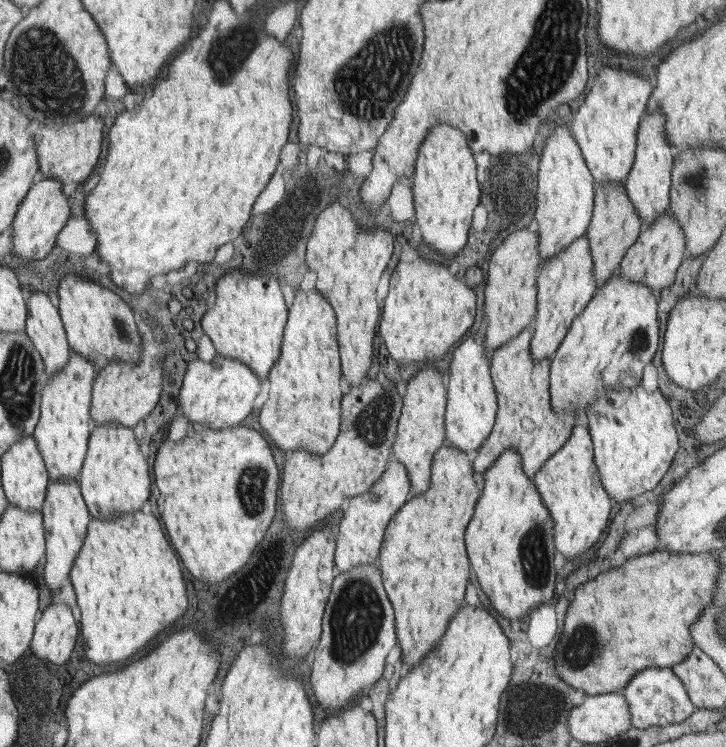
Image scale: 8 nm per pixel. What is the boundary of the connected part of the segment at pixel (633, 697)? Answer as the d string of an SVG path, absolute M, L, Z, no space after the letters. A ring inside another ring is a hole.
M650 667L641 670L626 688L618 690L629 702L632 724L636 729L657 727L686 720L695 710L684 683L673 673L671 667Z

